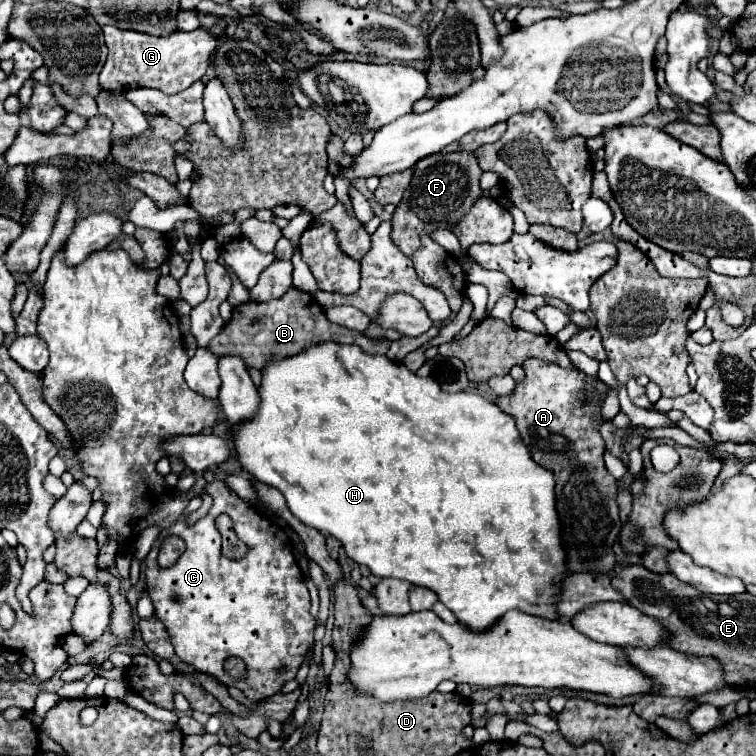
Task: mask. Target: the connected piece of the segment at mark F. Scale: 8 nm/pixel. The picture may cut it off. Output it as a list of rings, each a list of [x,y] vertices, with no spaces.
[[[460,150],[460,152],[438,152],[434,156],[426,156],[414,166],[412,182],[392,216],[392,238],[396,246],[414,262],[416,274],[424,284],[444,292],[454,314],[460,310],[464,300],[466,274],[460,262],[448,250],[444,250],[440,244],[434,242],[432,232],[438,228],[452,232],[458,220],[462,220],[462,216],[470,212],[474,202],[482,196],[480,176],[482,170],[478,168],[474,152]]]

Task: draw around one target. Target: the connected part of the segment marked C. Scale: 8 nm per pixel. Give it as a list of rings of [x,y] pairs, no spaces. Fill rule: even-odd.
[[[218,478],[210,484],[206,484],[204,490],[214,500],[208,514],[204,518],[200,518],[196,524],[188,524],[190,506],[200,506],[200,498],[194,496],[188,502],[186,510],[182,512],[182,516],[176,520],[176,524],[172,528],[162,530],[158,540],[154,542],[150,554],[146,556],[146,590],[154,604],[154,612],[164,622],[164,626],[170,634],[170,640],[174,644],[176,656],[182,662],[194,666],[198,672],[214,676],[218,682],[222,682],[226,686],[240,688],[246,694],[246,698],[260,702],[260,700],[274,696],[276,692],[280,692],[282,684],[296,676],[310,646],[314,644],[316,618],[310,614],[310,594],[302,580],[298,562],[294,558],[292,544],[290,544],[286,532],[278,524],[270,522],[268,518],[262,518],[262,514],[256,508],[252,508],[244,500],[240,500]],[[220,514],[228,514],[232,518],[232,522],[234,522],[232,528],[234,528],[236,536],[250,548],[250,552],[242,560],[230,560],[230,558],[222,556],[222,546],[220,546],[222,536],[216,528],[216,516],[220,516]],[[168,536],[182,538],[186,544],[186,550],[176,560],[174,566],[162,568],[162,566],[158,566],[158,550],[160,550],[162,540]],[[230,656],[238,656],[246,662],[246,668],[248,668],[246,678],[234,680],[234,678],[226,676],[222,664]]]

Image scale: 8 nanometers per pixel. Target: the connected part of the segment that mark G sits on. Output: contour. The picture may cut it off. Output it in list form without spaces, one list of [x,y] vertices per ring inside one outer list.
[[[104,26],[102,30],[104,30],[106,46],[108,46],[108,58],[106,58],[106,64],[100,72],[100,84],[102,84],[102,88],[114,90],[114,92],[142,88],[142,86],[162,90],[164,94],[182,92],[206,74],[206,70],[210,66],[210,60],[214,56],[214,48],[218,48],[218,38],[204,28],[196,28],[192,32],[176,30],[170,36],[152,36],[152,34],[134,32],[134,30],[120,30],[116,26]]]

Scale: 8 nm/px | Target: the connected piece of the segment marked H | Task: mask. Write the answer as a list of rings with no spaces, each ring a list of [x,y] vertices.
[[[314,344],[314,348],[306,348],[306,352],[300,352],[298,356],[270,360],[270,364],[266,364],[262,370],[258,394],[260,406],[256,416],[240,424],[230,424],[236,460],[256,480],[280,490],[290,512],[300,522],[340,540],[346,554],[360,566],[368,566],[372,574],[406,580],[410,584],[434,590],[440,602],[450,608],[458,622],[470,630],[490,628],[502,614],[514,608],[550,620],[556,618],[556,610],[550,608],[552,594],[556,592],[554,584],[558,584],[558,580],[566,574],[566,568],[564,550],[560,544],[560,522],[556,516],[554,476],[530,458],[530,452],[518,434],[516,420],[510,414],[502,412],[496,404],[488,402],[476,392],[448,394],[438,388],[436,380],[418,378],[402,362],[394,362],[388,356],[370,356],[362,352],[362,348],[348,344]]]

